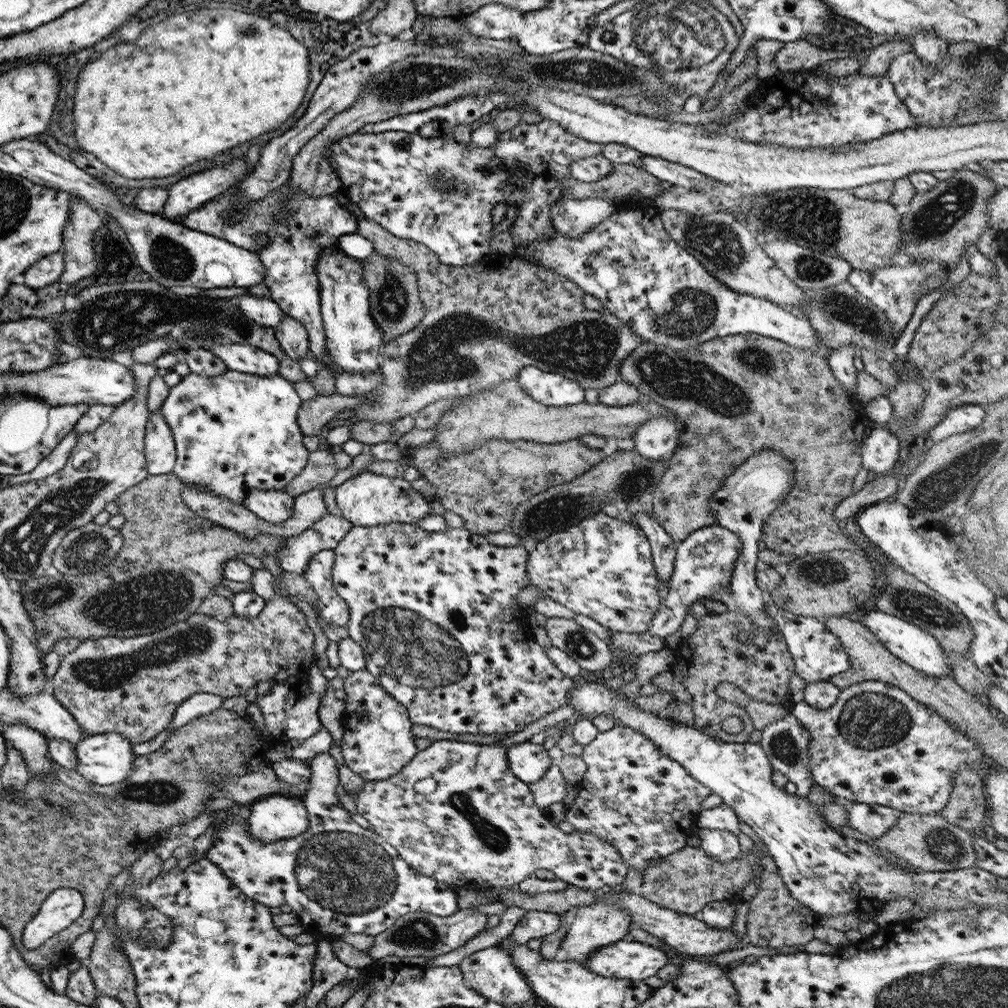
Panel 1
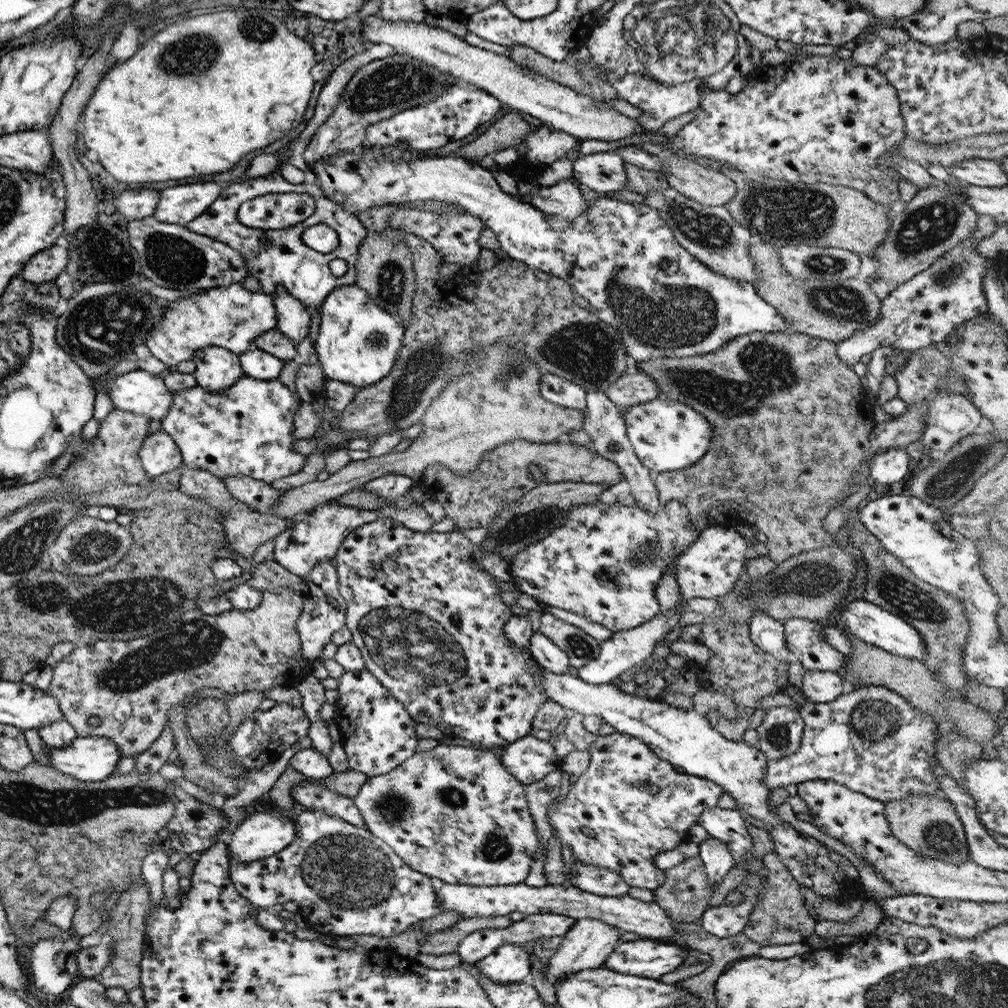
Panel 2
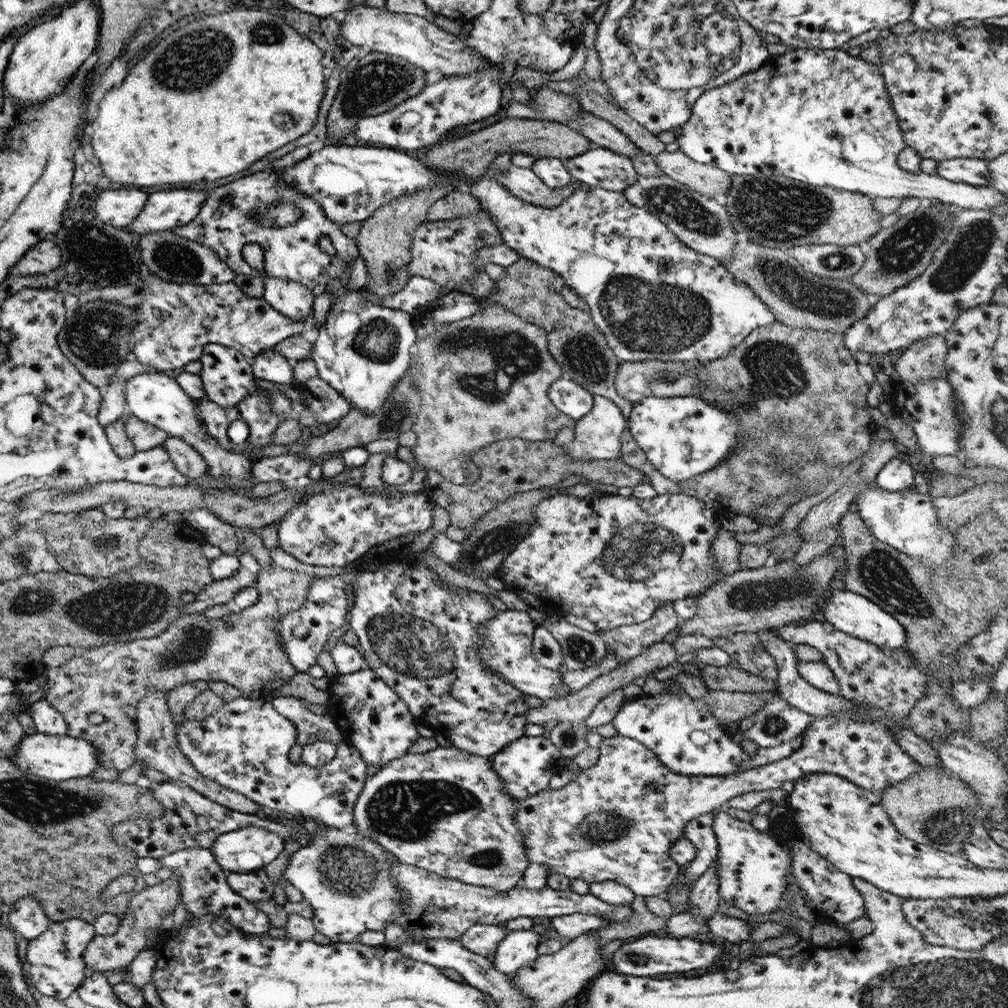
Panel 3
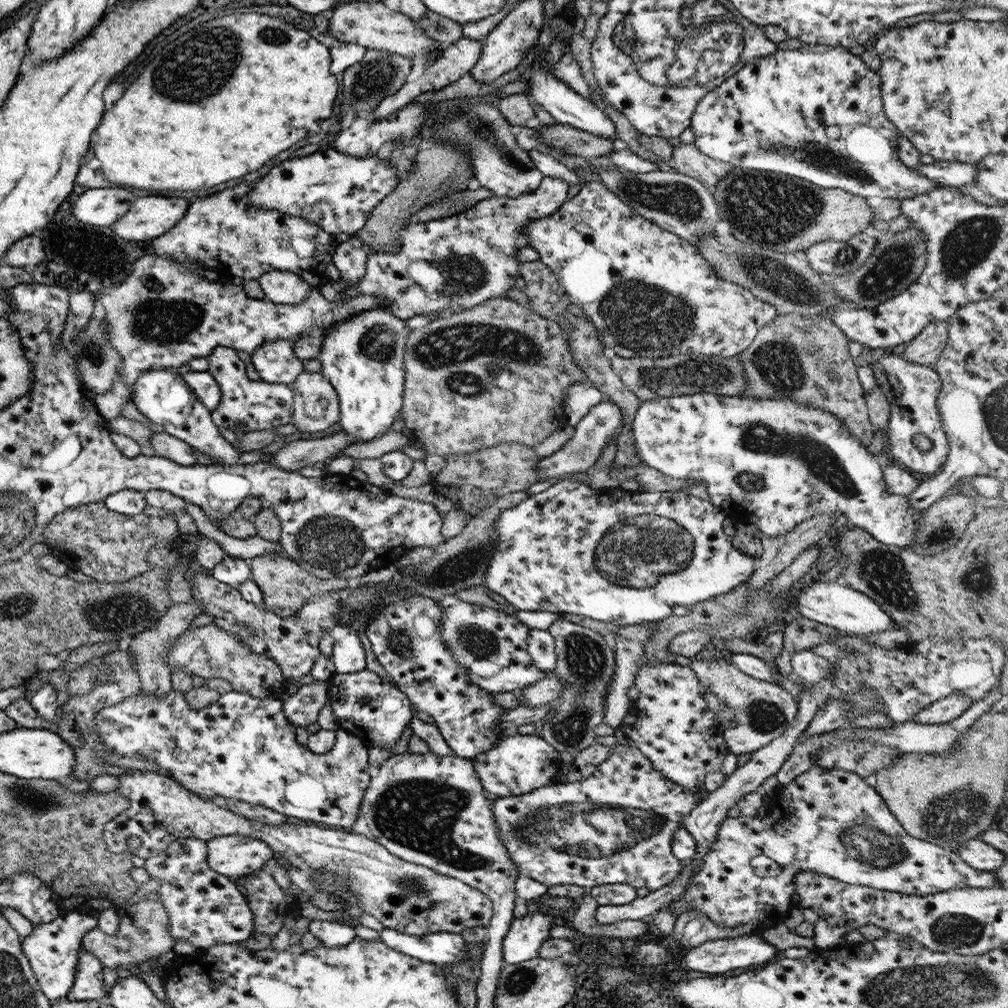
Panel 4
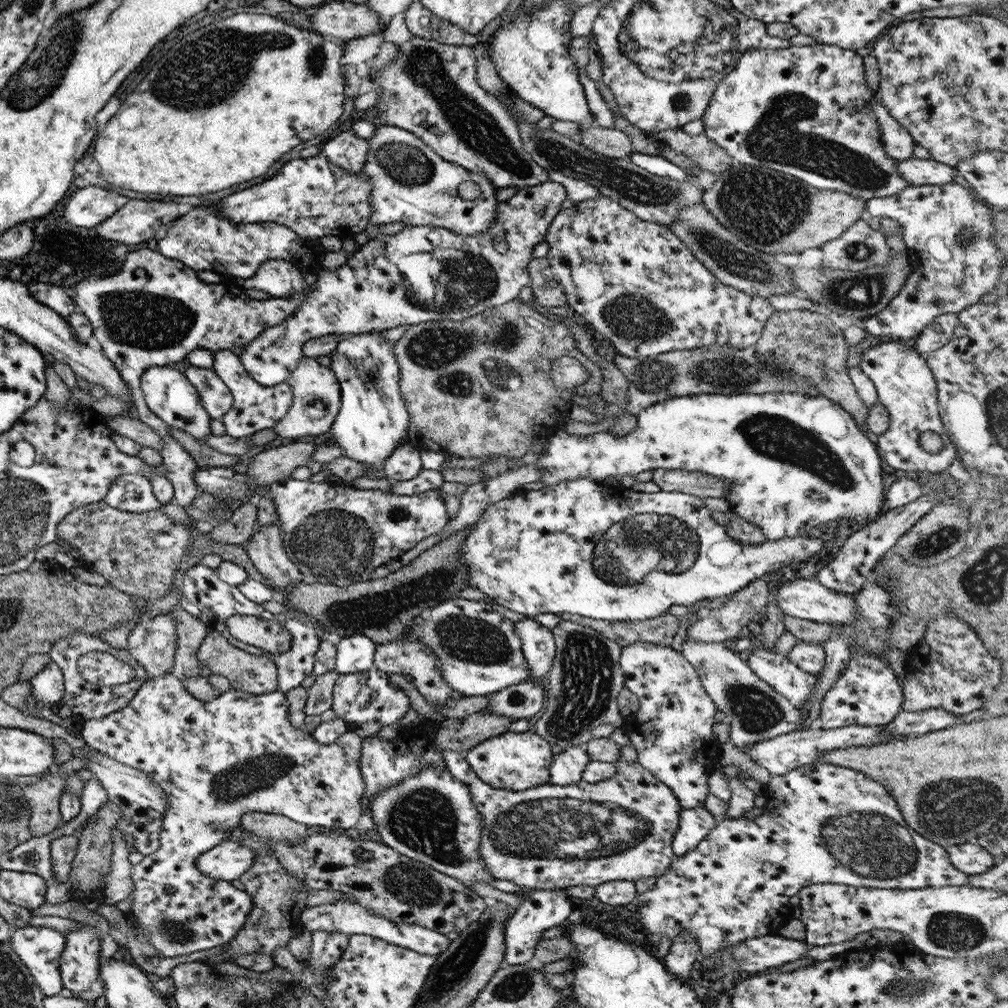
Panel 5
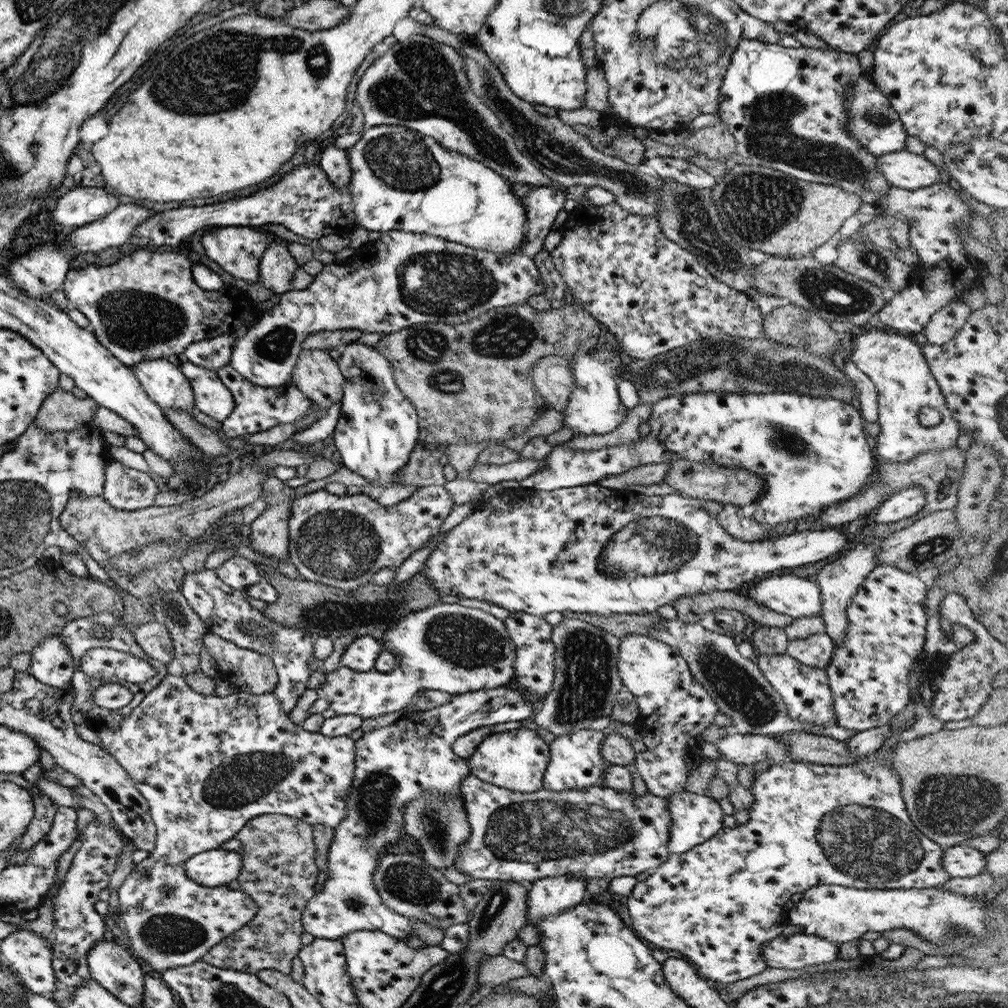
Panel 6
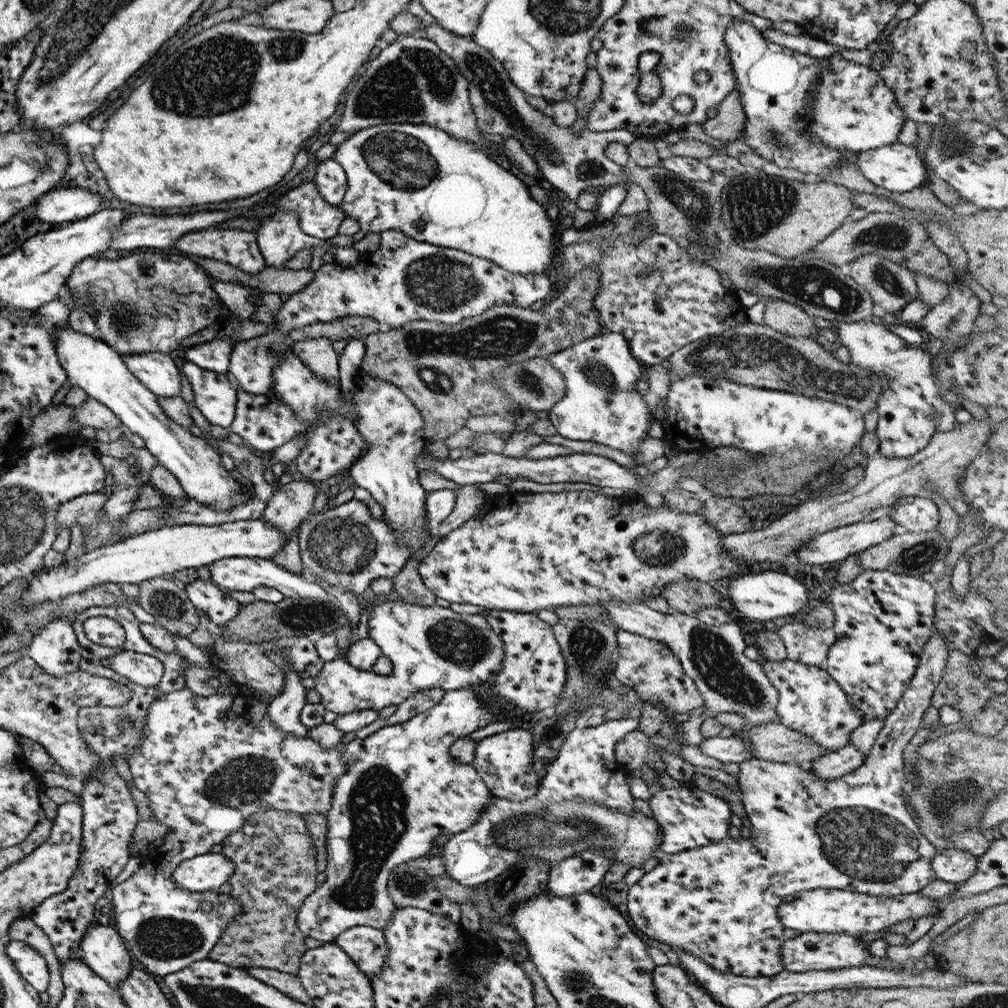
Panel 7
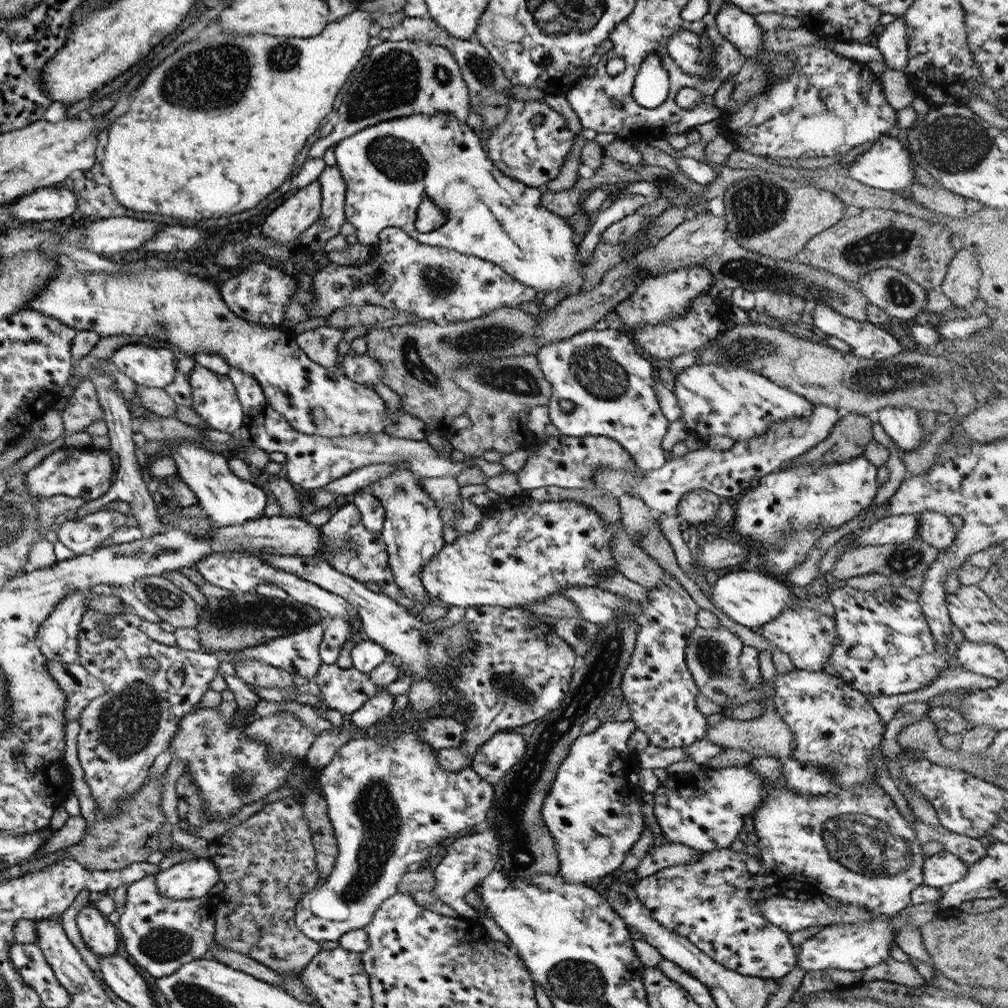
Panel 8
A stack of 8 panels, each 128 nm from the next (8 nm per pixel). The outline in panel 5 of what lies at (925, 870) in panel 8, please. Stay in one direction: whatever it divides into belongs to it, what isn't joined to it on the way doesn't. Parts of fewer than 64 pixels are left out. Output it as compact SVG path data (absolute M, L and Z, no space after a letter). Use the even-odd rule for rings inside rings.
M975 842L953 845L947 854L954 870L965 875L982 874L995 864L993 856Z

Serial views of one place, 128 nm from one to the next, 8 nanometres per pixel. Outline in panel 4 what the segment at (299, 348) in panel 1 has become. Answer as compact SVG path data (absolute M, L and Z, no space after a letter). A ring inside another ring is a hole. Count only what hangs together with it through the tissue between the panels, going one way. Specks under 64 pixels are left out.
M270 270L258 276L257 282L262 288L264 300L280 305L295 305L309 293L309 283L297 276L297 273L285 270Z

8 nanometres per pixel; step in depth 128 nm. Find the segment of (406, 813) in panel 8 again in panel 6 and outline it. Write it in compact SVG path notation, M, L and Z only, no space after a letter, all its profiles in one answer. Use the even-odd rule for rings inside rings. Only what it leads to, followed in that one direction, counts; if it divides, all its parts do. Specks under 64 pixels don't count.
M503 686L492 689L481 689L461 694L452 694L451 699L443 703L441 706L433 707L429 710L422 710L420 712L411 711L411 713L401 716L396 722L389 724L388 726L383 726L383 728L377 728L377 730L371 730L371 732L365 732L360 738L355 739L353 749L353 779L351 779L349 789L347 789L347 791L345 791L345 795L343 795L343 800L345 800L345 815L343 815L343 819L337 823L337 827L333 828L333 838L331 839L329 848L327 849L325 872L328 877L324 880L321 891L315 891L307 903L305 903L300 918L302 929L305 932L309 932L309 934L314 936L314 938L325 938L327 940L340 939L343 935L355 930L378 930L390 937L401 940L401 942L405 942L405 939L419 939L415 936L415 934L411 934L411 936L409 936L409 933L413 931L413 924L408 918L393 912L389 909L389 907L385 906L385 903L381 902L381 897L379 897L377 889L373 887L373 879L371 879L373 878L373 873L375 873L375 870L379 865L379 858L381 858L383 854L387 854L387 851L385 850L387 850L387 848L391 848L391 846L393 846L393 844L395 844L395 842L397 842L397 840L399 840L402 836L401 830L403 830L403 826L405 826L405 823L403 823L403 808L405 808L405 804L409 804L413 798L421 796L421 792L423 792L423 790L425 790L425 792L429 792L429 794L435 794L435 796L455 796L455 798L459 796L459 800L462 800L461 780L463 780L465 776L469 776L470 772L469 767L467 767L467 763L465 762L465 758L462 759L457 756L453 756L451 752L451 742L453 742L453 740L457 737L461 737L462 735L468 734L470 731L482 727L491 727L495 724L504 724L504 722L519 722L527 719L531 712L531 703L527 701L527 697L524 696L524 692L521 692L518 687L509 688Z

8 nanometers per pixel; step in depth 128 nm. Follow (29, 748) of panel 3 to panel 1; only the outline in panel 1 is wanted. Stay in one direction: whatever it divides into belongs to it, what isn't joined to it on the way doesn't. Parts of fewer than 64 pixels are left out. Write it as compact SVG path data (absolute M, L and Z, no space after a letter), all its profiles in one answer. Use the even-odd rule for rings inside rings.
M116 733L85 735L74 746L75 771L93 785L121 782L135 760L131 747Z

